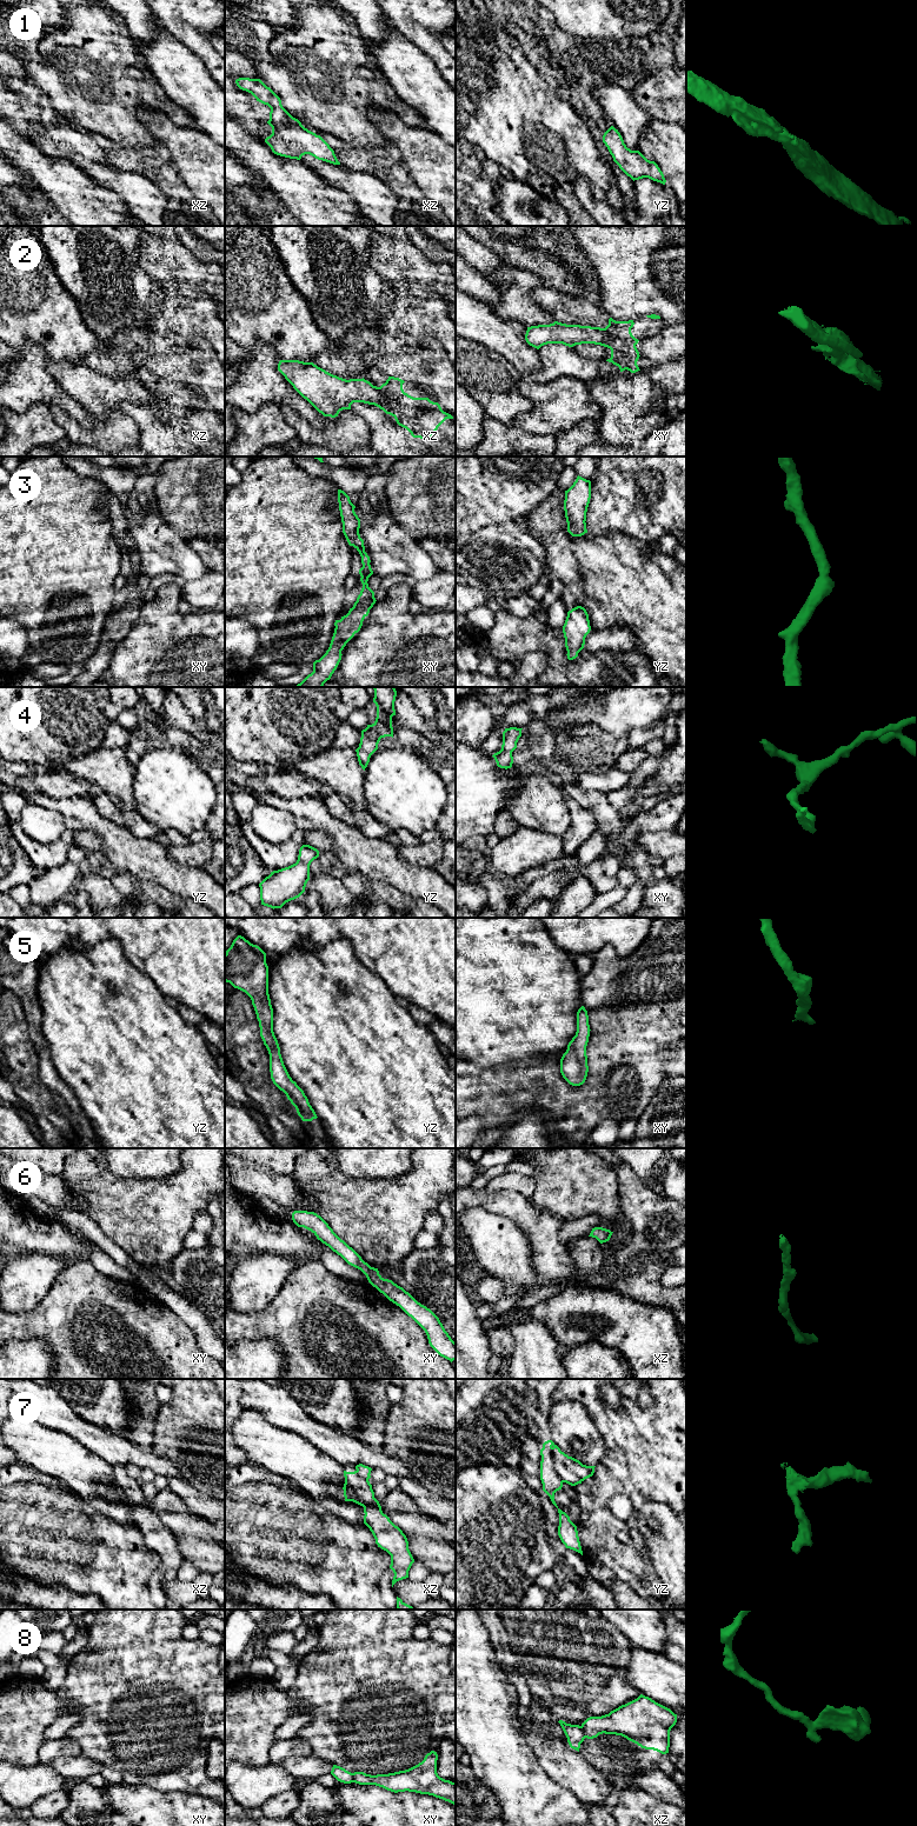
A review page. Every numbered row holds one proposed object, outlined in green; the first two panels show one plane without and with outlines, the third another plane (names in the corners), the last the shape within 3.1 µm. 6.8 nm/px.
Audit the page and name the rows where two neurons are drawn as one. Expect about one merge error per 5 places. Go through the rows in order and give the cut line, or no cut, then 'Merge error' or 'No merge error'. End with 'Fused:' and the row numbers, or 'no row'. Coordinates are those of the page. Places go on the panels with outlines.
1: No split. No merge error
2: Split along xy (595, 327), (602, 328), (606, 333), (606, 339), (602, 344). Merge error
3: No split. No merge error
4: No split. No merge error
5: No split. No merge error
6: No split. No merge error
7: Split along yz (551, 1447), (555, 1472), (563, 1481). Merge error
8: Split along xz (580, 1726), (585, 1737). Merge error
Fused: 2, 7, 8

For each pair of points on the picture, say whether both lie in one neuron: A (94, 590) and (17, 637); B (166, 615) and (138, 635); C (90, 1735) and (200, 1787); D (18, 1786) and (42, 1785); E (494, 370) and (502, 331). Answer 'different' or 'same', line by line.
A: different
B: same
C: same
D: same
E: different

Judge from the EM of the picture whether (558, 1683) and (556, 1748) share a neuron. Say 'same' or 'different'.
different

